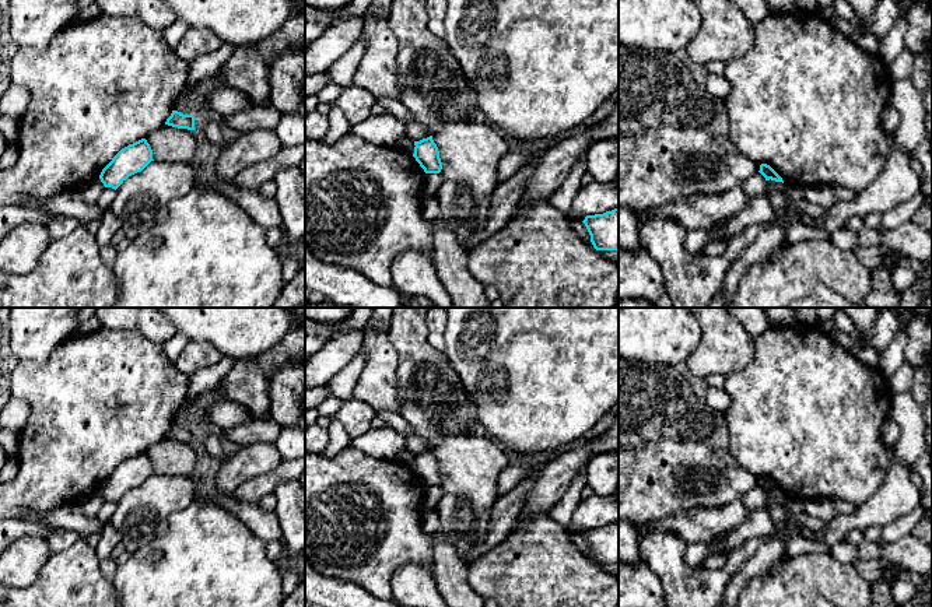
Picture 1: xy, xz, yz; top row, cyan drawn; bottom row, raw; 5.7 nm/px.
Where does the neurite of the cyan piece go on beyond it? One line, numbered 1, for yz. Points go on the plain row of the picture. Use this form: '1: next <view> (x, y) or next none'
1: next none

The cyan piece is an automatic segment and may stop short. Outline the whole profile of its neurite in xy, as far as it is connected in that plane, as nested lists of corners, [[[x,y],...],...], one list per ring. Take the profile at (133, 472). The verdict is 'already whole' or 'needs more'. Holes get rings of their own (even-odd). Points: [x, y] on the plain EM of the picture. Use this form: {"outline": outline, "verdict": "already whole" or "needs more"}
{"outline": [[[146,452],[122,462],[102,483],[99,492],[105,501],[118,502],[129,490],[141,485],[153,473],[153,463]]], "verdict": "already whole"}

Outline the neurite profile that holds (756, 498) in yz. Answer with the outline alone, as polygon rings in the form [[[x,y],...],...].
[[[757,485],[747,491],[742,498],[742,504],[749,509],[749,510],[756,510],[765,508],[768,505],[767,502],[767,494],[765,491]]]

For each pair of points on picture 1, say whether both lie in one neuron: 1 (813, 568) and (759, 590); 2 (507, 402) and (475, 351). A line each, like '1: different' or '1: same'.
1: same
2: same

